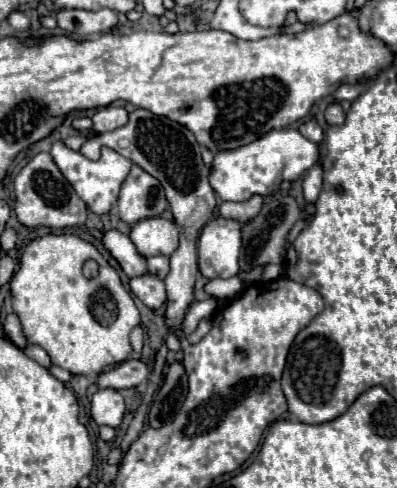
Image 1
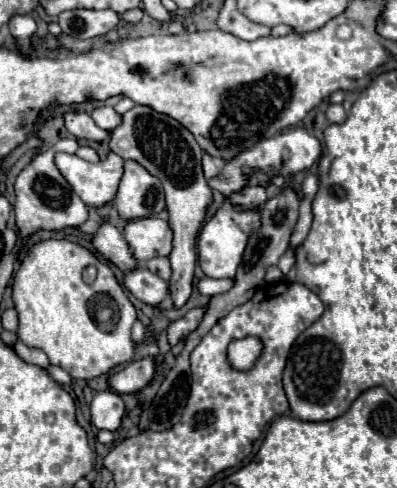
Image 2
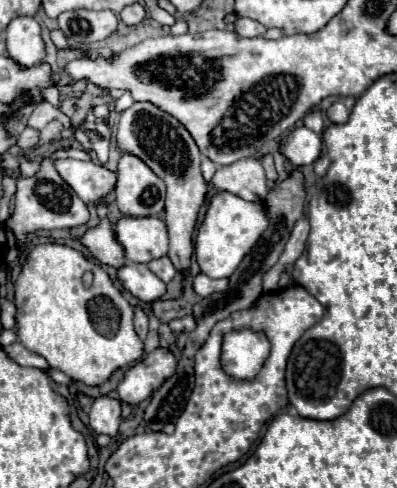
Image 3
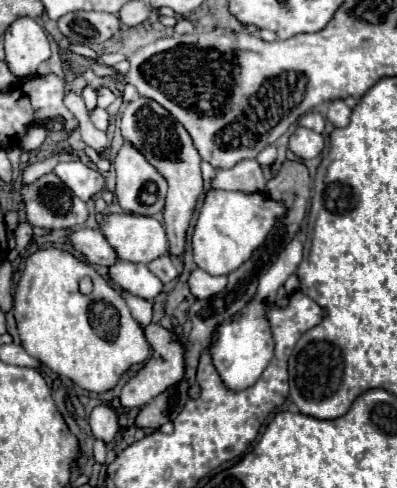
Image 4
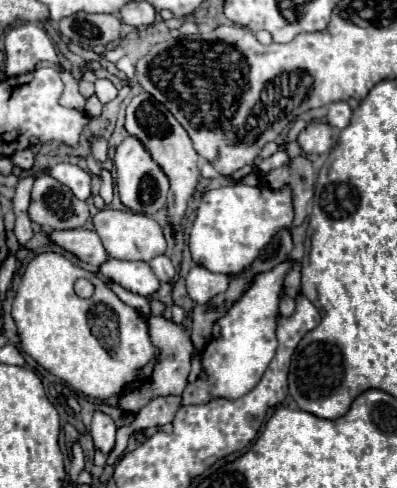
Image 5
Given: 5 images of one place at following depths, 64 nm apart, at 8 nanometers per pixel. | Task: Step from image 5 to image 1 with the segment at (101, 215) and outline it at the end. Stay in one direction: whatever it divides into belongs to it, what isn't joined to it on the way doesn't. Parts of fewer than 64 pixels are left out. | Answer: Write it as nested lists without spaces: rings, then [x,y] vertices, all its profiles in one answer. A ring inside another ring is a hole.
[[[146,218],[130,228],[130,240],[140,256],[170,256],[178,248],[178,226],[164,218]]]

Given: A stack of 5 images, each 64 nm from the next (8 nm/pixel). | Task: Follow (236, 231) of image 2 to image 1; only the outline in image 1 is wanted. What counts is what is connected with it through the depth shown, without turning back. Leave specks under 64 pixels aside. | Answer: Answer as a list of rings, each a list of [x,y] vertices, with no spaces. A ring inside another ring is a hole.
[[[218,216],[202,228],[198,238],[198,266],[208,280],[238,274],[242,226],[244,222]]]

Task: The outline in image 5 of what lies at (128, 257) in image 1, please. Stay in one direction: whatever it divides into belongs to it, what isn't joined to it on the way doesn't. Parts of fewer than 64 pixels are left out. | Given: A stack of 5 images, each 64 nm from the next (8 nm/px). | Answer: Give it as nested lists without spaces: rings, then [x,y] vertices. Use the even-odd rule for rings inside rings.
[[[76,228],[76,230],[50,230],[48,238],[62,250],[74,254],[76,258],[80,258],[86,264],[92,266],[100,266],[108,256],[104,252],[104,246],[98,238],[96,232],[92,230],[84,230],[84,228]]]

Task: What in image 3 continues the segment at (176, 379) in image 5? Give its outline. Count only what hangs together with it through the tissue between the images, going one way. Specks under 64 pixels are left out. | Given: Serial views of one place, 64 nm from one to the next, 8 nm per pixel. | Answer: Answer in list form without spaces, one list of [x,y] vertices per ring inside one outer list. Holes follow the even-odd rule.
[[[156,348],[144,360],[140,360],[134,368],[130,368],[124,380],[118,386],[120,402],[124,404],[140,404],[150,394],[154,394],[164,380],[176,374],[178,358],[170,352],[170,348]]]

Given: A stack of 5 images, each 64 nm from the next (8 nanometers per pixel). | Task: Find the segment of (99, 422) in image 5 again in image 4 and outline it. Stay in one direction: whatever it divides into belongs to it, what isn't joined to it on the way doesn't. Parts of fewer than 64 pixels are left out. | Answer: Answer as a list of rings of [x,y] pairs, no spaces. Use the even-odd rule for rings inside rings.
[[[96,406],[90,414],[90,428],[92,428],[94,438],[110,444],[116,438],[120,426],[118,426],[118,418],[116,418],[114,410],[110,410],[106,406]]]

